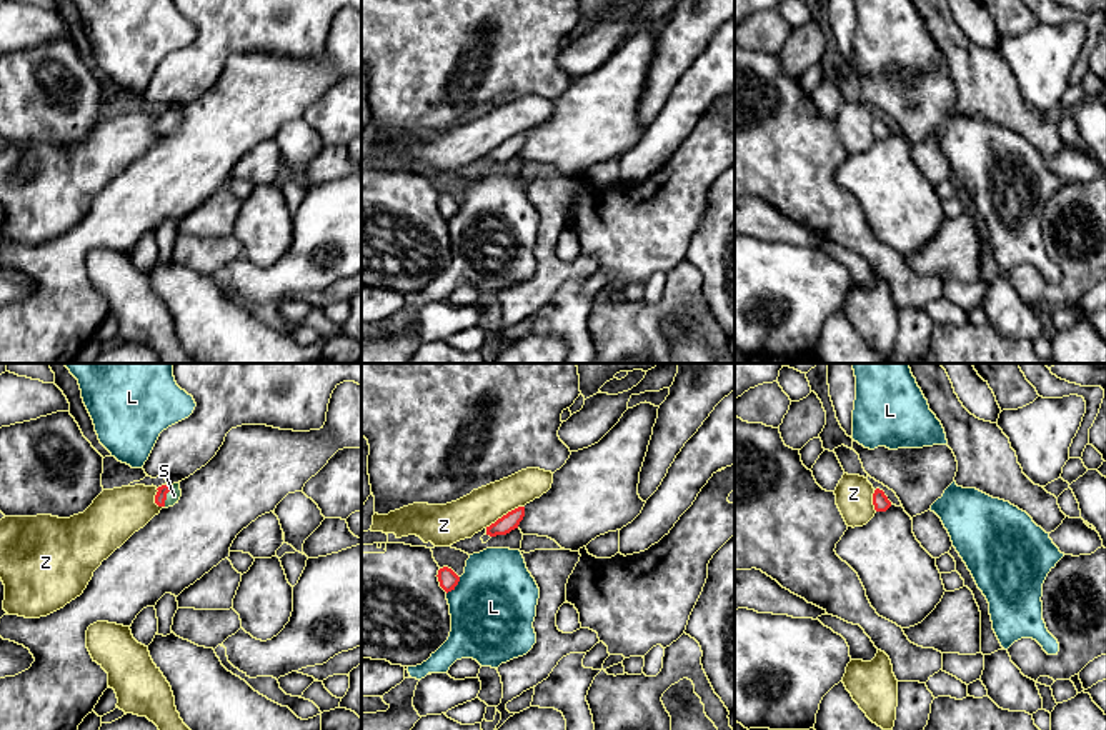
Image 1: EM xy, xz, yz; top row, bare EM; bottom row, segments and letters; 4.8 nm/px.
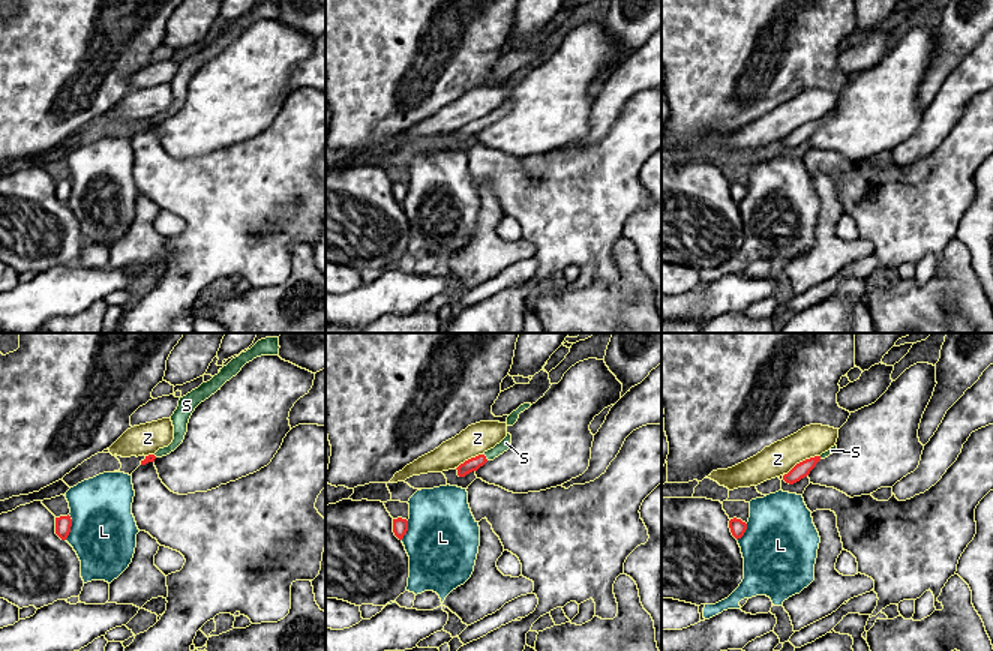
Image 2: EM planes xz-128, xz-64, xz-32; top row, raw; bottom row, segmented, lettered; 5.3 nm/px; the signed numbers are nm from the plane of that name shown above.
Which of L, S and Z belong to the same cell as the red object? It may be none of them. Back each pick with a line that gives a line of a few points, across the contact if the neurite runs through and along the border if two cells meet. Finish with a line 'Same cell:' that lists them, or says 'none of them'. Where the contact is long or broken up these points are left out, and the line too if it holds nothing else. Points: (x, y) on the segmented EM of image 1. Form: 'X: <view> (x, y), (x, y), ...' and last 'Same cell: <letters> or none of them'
S: xy (160, 497), (165, 495), (174, 495)
Same cell: S

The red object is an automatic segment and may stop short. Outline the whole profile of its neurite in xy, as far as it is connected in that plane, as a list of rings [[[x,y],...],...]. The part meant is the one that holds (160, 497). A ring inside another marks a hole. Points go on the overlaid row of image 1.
[[[180,482],[178,483],[167,483],[157,488],[157,495],[155,495],[155,503],[158,507],[173,507],[175,503],[178,503],[180,497],[182,497],[182,490],[180,490]]]

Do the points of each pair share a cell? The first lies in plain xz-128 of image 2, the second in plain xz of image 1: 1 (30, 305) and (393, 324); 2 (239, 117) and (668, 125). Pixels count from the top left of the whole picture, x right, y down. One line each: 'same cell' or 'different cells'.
1: different cells
2: different cells

